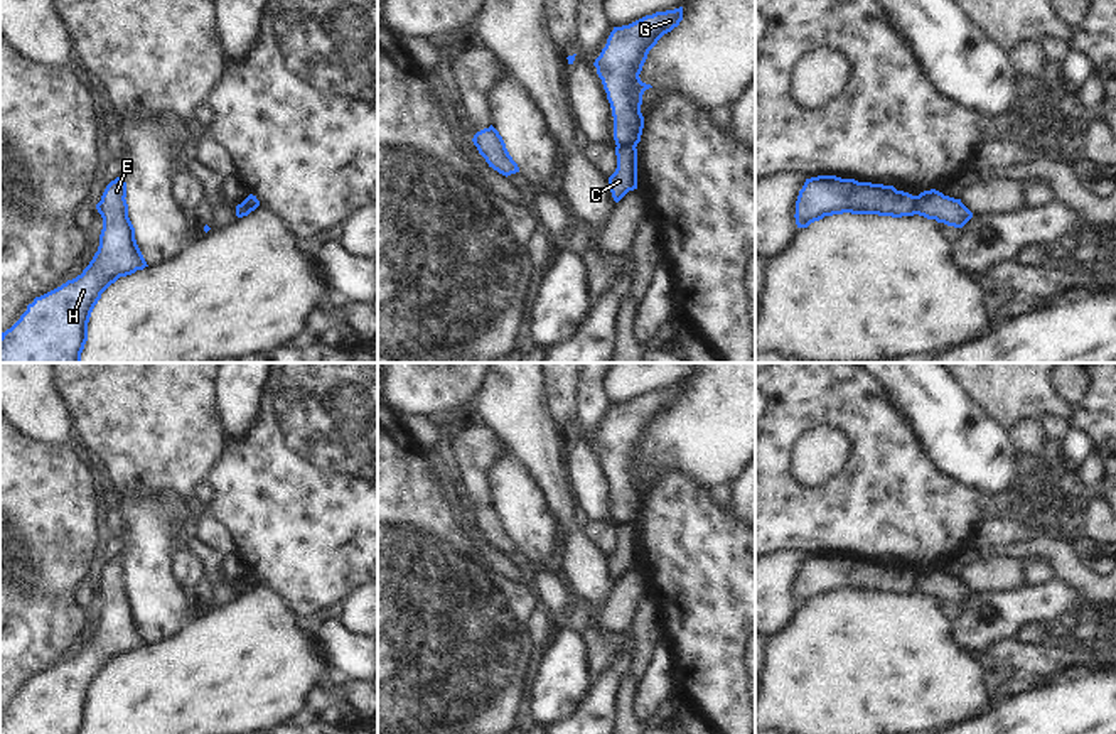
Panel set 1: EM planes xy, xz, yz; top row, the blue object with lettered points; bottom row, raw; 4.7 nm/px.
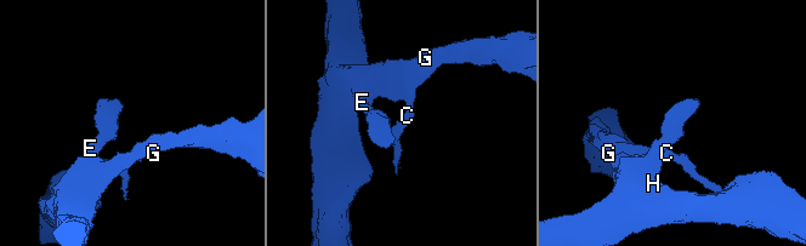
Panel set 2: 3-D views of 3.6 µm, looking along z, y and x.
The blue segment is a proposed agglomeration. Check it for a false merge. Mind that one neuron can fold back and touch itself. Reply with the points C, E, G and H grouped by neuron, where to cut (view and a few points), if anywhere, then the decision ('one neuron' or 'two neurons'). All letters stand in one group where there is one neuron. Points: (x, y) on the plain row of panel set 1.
C / E G H | xz (634, 523), (617, 525) | two neurons

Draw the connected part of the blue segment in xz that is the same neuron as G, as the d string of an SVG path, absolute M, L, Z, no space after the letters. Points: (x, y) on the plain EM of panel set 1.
M683 385L646 393L629 403L614 405L605 425L593 444L602 457L614 494L614 518L617 525L637 525L644 494L642 472L652 466L639 452L649 429L657 418L679 403Z

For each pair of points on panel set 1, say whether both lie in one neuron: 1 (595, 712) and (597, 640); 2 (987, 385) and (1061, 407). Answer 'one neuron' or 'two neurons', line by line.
1: two neurons
2: one neuron

